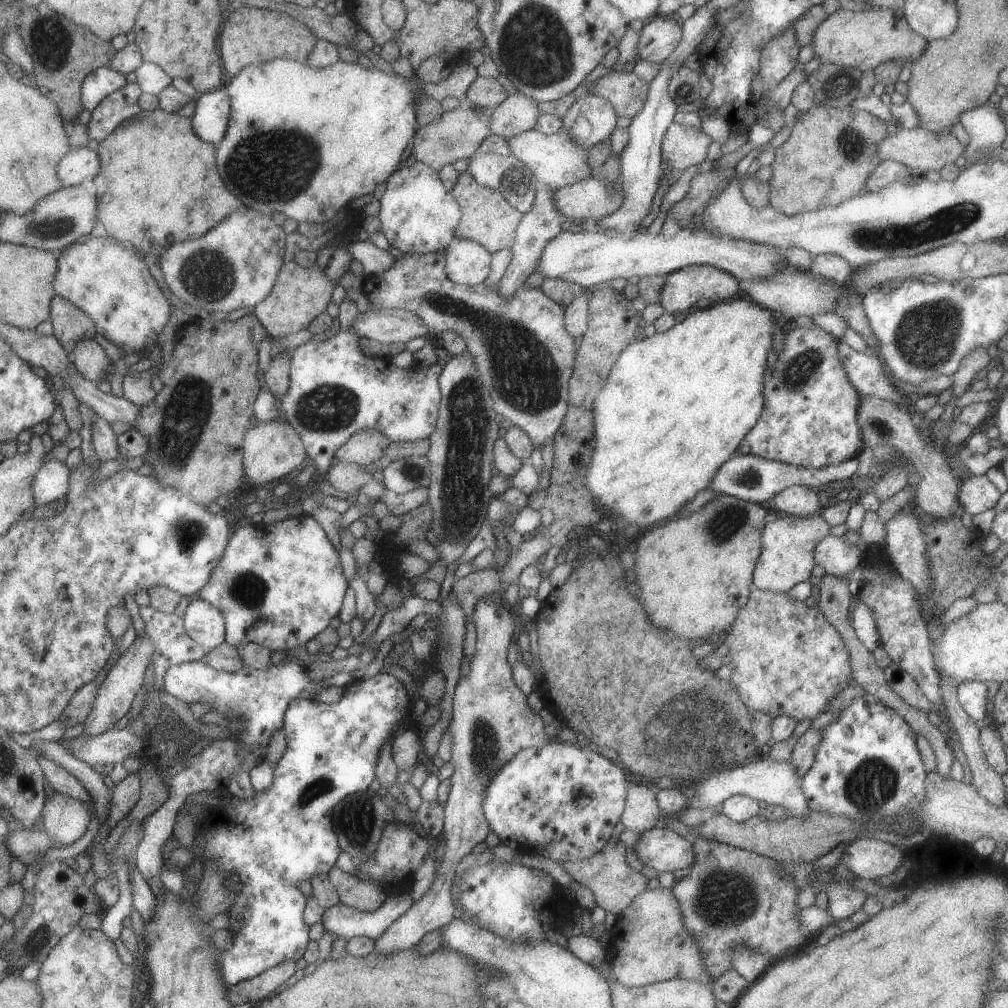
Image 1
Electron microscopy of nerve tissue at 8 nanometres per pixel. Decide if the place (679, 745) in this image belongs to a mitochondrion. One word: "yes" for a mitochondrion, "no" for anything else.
yes

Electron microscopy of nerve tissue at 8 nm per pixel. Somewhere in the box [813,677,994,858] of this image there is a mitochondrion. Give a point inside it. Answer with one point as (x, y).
(869, 786)

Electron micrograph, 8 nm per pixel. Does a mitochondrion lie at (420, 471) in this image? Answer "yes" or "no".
yes

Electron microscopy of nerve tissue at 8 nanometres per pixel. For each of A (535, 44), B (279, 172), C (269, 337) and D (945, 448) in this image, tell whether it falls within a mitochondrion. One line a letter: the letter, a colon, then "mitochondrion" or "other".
A: mitochondrion
B: mitochondrion
C: other
D: other

